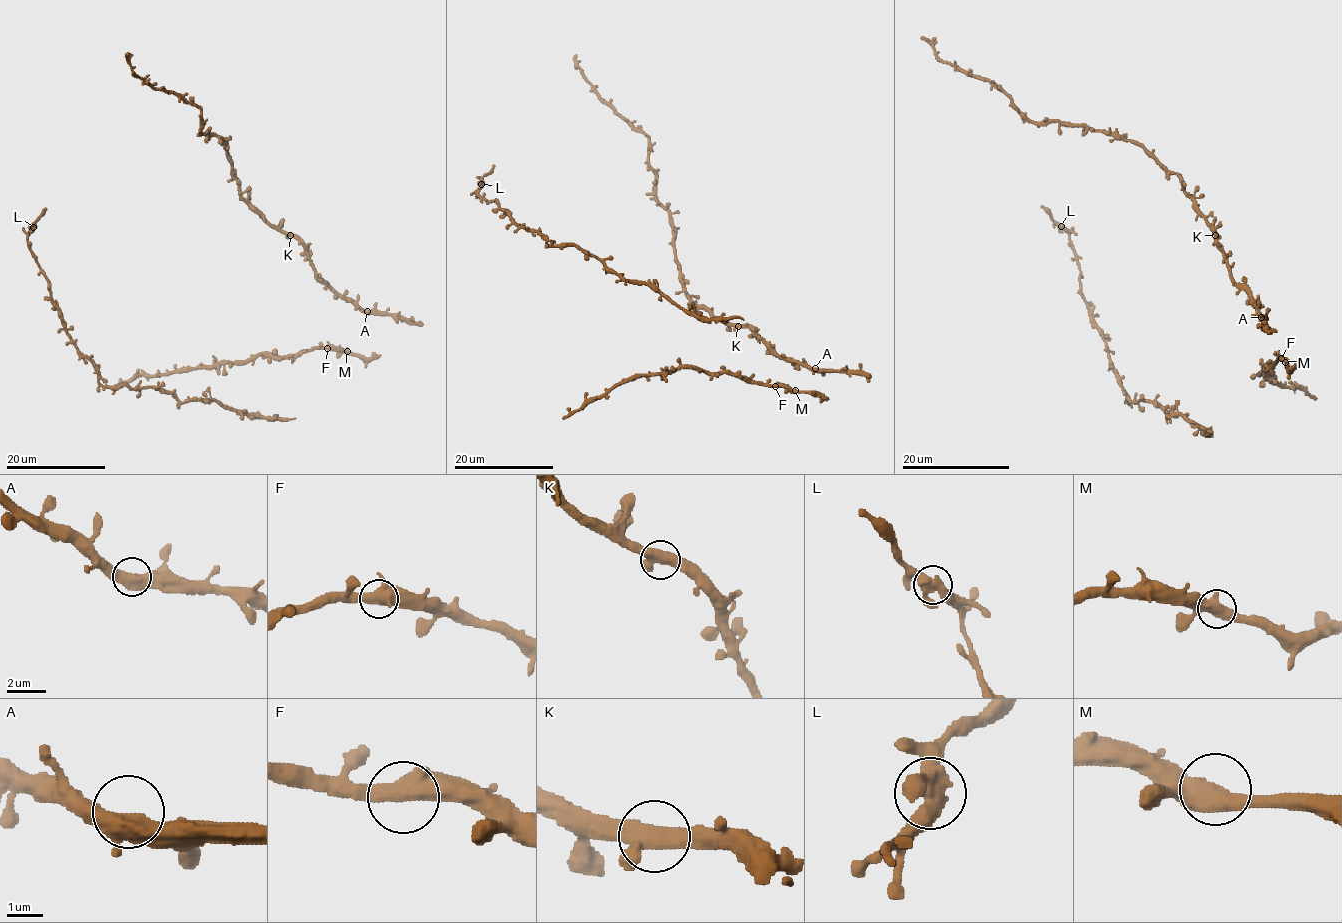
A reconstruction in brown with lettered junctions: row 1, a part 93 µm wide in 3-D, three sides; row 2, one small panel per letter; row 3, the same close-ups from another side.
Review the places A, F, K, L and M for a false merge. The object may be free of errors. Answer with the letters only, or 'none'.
none

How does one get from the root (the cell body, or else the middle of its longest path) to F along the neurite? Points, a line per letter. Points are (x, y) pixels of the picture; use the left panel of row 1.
F: (342, 348), (327, 348)

